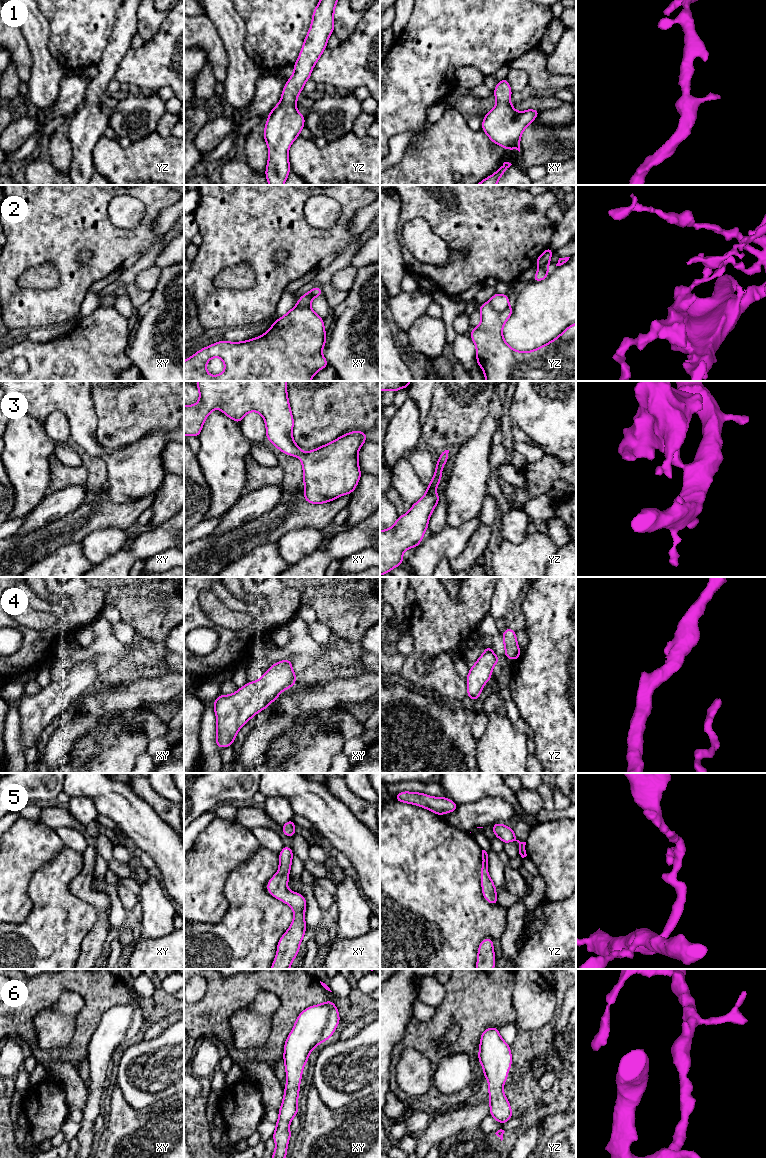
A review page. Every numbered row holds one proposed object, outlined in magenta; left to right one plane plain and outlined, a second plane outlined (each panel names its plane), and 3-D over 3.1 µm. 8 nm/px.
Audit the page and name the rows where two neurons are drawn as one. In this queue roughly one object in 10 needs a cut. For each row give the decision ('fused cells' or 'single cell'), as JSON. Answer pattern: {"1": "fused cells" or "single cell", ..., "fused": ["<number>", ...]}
{"1": "single cell", "2": "fused cells", "3": "single cell", "4": "single cell", "5": "single cell", "6": "single cell", "fused": ["2"]}

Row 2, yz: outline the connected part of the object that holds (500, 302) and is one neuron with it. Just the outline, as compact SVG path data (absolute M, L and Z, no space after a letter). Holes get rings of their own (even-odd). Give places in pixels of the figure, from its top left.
M494 293L494 295L492 296L489 302L497 311L503 311L507 307L509 307L508 294Z

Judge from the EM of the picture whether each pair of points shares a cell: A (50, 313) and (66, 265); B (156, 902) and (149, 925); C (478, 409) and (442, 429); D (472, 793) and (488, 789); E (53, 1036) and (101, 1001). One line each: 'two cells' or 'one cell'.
A: one cell
B: one cell
C: one cell
D: one cell
E: two cells

